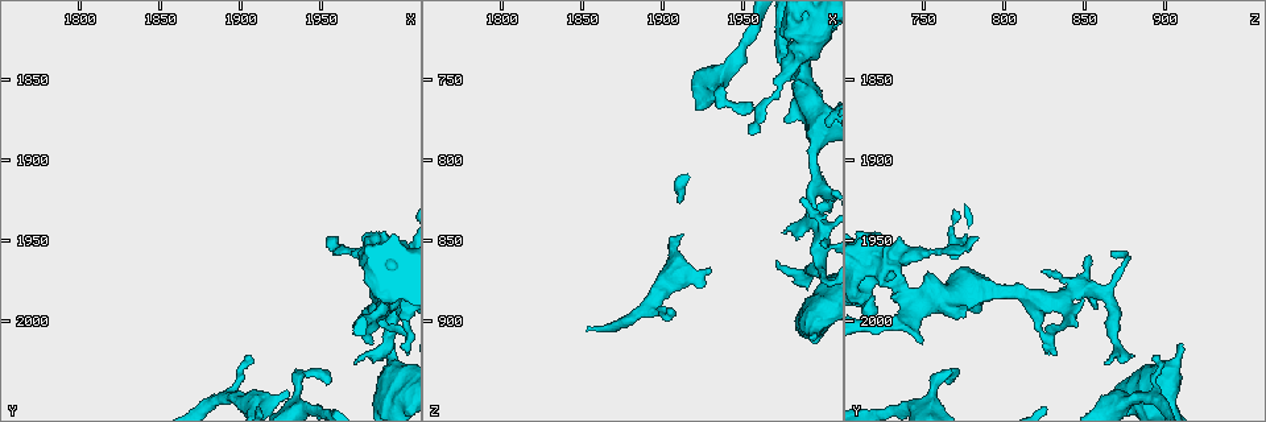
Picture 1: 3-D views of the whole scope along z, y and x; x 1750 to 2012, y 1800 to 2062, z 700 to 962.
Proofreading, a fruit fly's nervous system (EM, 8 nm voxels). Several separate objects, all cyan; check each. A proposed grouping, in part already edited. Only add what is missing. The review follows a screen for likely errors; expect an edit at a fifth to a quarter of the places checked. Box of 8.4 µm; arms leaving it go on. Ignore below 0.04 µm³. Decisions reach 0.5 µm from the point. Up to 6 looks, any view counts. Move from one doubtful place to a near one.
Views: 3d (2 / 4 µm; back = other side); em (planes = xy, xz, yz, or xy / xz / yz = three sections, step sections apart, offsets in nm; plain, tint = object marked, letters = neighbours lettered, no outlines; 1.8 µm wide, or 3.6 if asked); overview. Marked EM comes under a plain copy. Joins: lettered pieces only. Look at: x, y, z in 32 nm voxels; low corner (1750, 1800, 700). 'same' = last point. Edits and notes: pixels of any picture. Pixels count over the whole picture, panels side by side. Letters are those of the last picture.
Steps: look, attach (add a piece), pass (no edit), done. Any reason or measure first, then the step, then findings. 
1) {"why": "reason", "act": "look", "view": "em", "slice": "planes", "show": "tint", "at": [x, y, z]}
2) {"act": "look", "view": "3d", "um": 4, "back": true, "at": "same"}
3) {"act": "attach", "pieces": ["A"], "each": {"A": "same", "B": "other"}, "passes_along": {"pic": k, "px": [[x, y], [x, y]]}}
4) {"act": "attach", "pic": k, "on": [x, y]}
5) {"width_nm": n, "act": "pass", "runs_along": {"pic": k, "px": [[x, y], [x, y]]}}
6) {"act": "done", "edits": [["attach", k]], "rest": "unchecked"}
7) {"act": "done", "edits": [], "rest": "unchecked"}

{"act": "look", "view": "em", "um": 3.6, "slice": "planes", "show": "letters", "at": [1992, 2014, 912]}

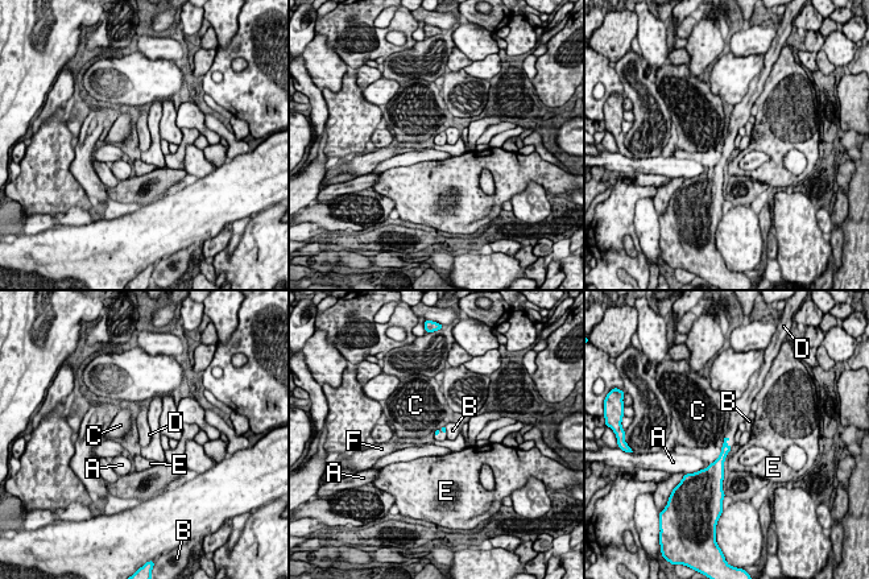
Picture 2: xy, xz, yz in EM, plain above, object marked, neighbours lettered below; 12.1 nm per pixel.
{"act": "attach", "pieces": ["D"], "each": {"A": "other", "B": "other", "C": "other", "D": "same", "E": "other", "F": "other"}, "found": "it goes on there"}

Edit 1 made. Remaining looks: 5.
{"why": "see it whole again", "act": "look", "view": "overview"}

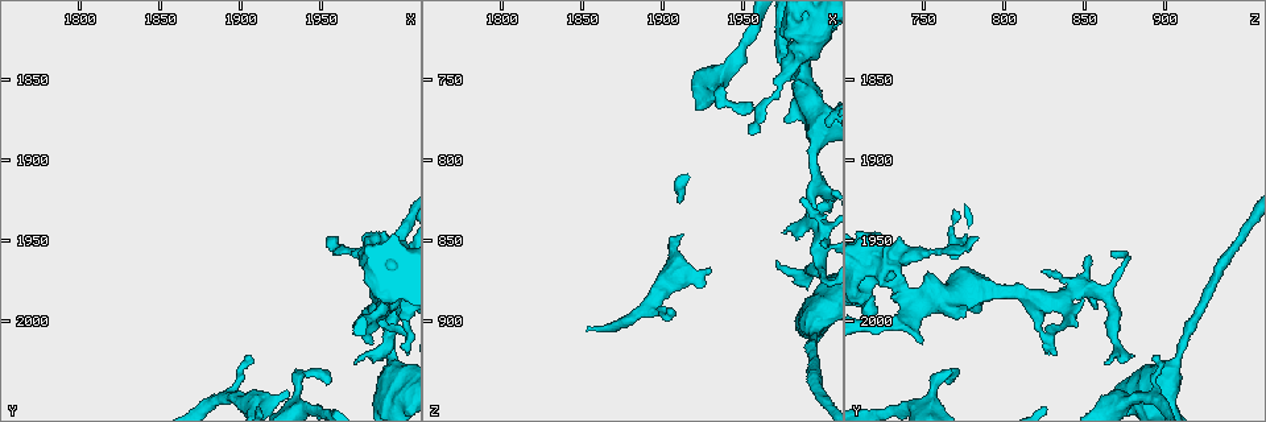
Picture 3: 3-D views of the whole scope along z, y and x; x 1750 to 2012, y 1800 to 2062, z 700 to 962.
{"why": "an open end", "act": "look", "view": "em", "um": 3.6, "slice": "planes", "show": "letters", "at": [1986, 1968, 826]}

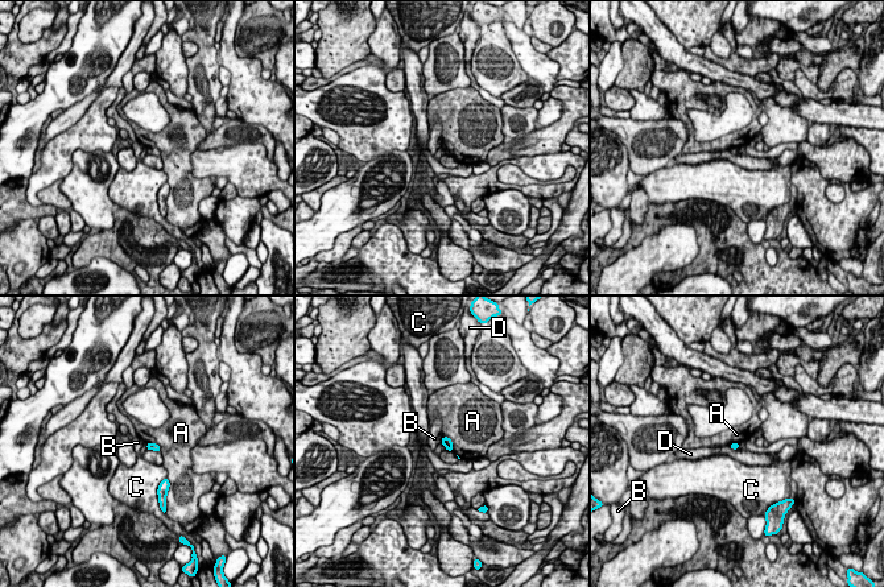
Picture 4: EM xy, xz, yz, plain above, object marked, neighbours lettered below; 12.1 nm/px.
{"longest_contact_nm": ["A", 220], "act": "pass", "each": {"A": "other", "B": "other", "C": "other", "D": "other"}, "found": "no lettered piece goes on from it"}

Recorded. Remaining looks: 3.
{"why": "an open end", "act": "look", "view": "em", "slice": "planes", "show": "tint", "at": [1952, 2040, 766]}

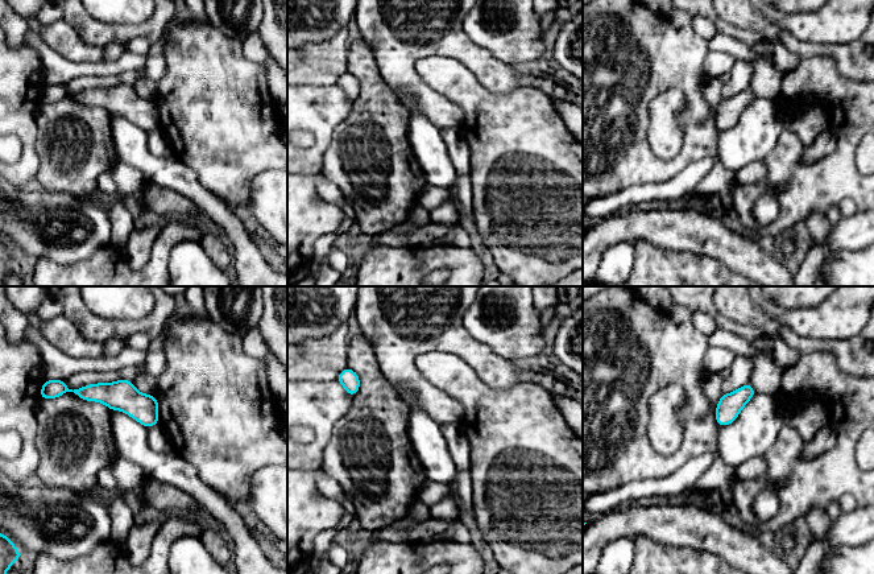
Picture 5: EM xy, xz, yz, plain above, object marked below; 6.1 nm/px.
{"act": "look", "view": "em", "slice": "planes", "show": "letters", "at": "same"}

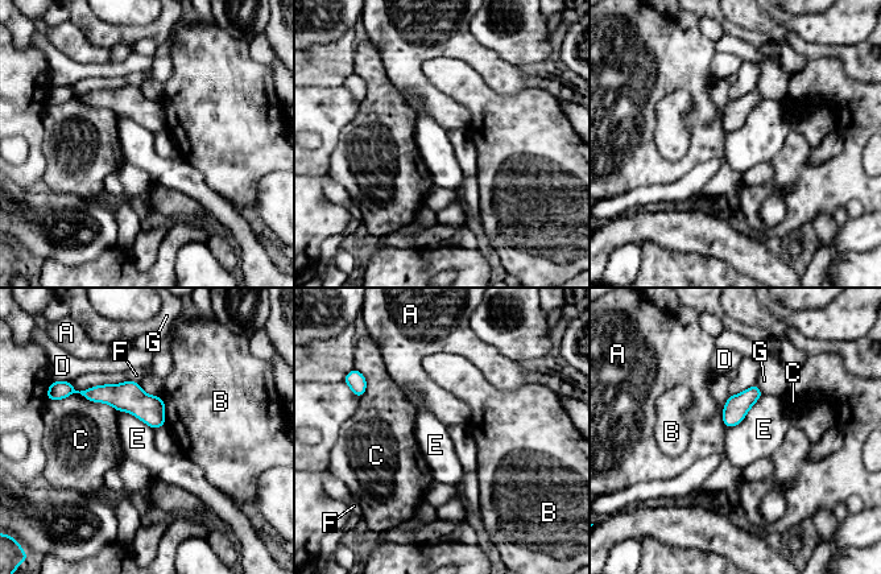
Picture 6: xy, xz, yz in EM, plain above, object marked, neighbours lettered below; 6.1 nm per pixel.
{"width_nm": 140, "act": "pass", "each": {"A": "other", "B": "other", "C": "other", "D": "other", "E": "other", "F": "other", "G": "other"}, "runs_along": {"pic": 6, "px": [[86, 393], [131, 397], [161, 421]]}, "found": "none of them fits"}

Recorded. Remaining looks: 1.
{"act": "done", "edits": [["attach", 2]], "rest": "unchecked"}

